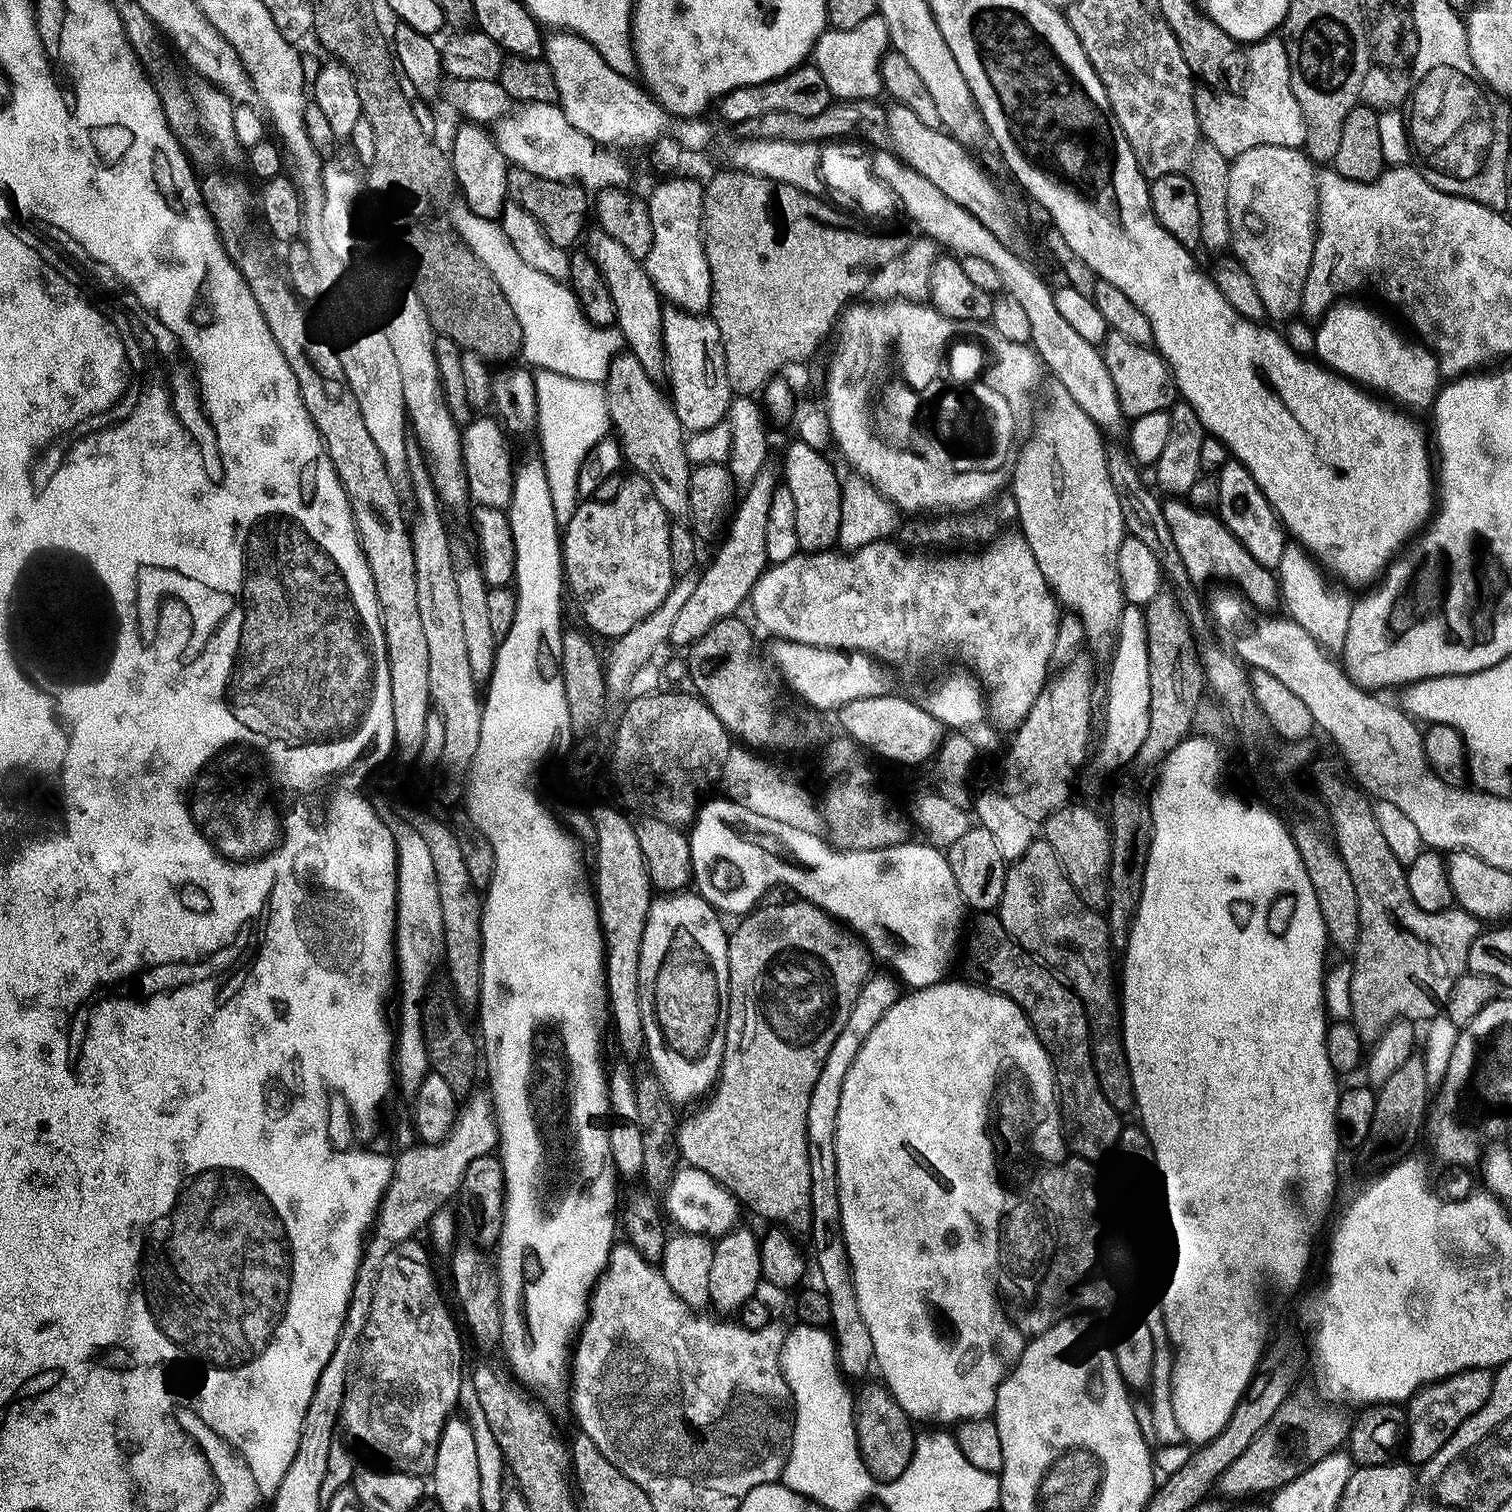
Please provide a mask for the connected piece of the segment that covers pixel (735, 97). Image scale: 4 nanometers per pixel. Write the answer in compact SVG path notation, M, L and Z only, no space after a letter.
M805 62L800 67L779 76L776 80L767 80L761 84L751 84L735 88L719 101L718 108L732 126L739 126L750 118L762 118L762 114L798 114L799 116L823 117L824 111L831 109L834 97L826 78L816 69L815 63Z

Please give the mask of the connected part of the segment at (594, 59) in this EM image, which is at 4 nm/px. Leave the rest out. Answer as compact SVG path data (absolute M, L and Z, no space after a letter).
M563 30L551 31L545 37L543 57L554 73L554 82L557 83L559 92L557 103L563 110L566 120L597 144L618 150L640 148L658 141L670 131L682 147L692 152L700 152L711 146L716 132L710 123L704 121L704 118L673 117L635 79L610 69L606 60L581 36Z

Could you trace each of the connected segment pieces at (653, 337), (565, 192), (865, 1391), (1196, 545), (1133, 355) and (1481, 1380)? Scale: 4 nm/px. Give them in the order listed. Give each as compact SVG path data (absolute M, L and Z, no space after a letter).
M599 230L589 231L588 245L586 251L592 257L593 262L602 270L602 278L610 286L610 292L614 298L616 307L616 323L623 343L627 351L634 358L638 358L642 370L652 381L660 382L665 379L666 365L664 362L664 308L662 307L662 297L650 282L648 272L644 269L643 263L626 250L626 246L621 246L619 242L614 242L610 234Z
M512 166L508 170L508 195L539 222L546 238L550 238L554 246L571 249L572 243L579 238L580 231L581 236L585 231L584 223L588 220L588 212L590 216L590 196L575 182L538 178L538 174L530 174L530 170Z
M883 1383L864 1384L860 1393L855 1393L852 1402L852 1421L858 1438L861 1453L866 1454L864 1461L872 1477L877 1482L896 1482L900 1475L910 1466L912 1455L916 1449L917 1433L912 1432L913 1421L898 1406L892 1393L884 1387Z
M1168 498L1163 501L1163 509L1170 544L1176 547L1176 552L1180 555L1180 564L1184 567L1185 574L1196 584L1204 584L1207 580L1228 580L1224 582L1240 592L1257 610L1268 610L1264 608L1272 608L1275 604L1277 606L1281 595L1273 569L1263 568L1258 562L1254 562L1250 550L1246 550L1246 546L1242 546L1242 542L1238 542L1238 538L1230 534L1219 515L1199 512L1198 509L1183 504L1184 502L1180 498Z
M1109 331L1102 343L1102 355L1106 370L1110 372L1110 382L1114 382L1118 402L1129 421L1133 422L1155 411L1168 412L1171 409L1178 396L1176 385L1167 362L1155 347L1126 342L1126 338L1117 332Z
M1468 1368L1465 1372L1459 1372L1457 1376L1449 1376L1447 1380L1437 1380L1435 1384L1420 1389L1411 1400L1407 1401L1408 1414L1408 1438L1406 1441L1406 1456L1413 1465L1419 1466L1430 1462L1446 1442L1470 1418L1472 1414L1478 1414L1482 1406L1486 1406L1486 1400L1490 1398L1490 1392L1494 1390L1494 1375L1487 1368Z

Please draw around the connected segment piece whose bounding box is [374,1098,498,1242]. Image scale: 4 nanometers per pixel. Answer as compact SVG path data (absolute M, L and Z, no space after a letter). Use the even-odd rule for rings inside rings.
M474 1098L469 1099L468 1102L472 1105L469 1108L465 1103L459 1109L458 1119L451 1131L452 1144L448 1144L448 1148L441 1148L439 1144L421 1143L420 1148L408 1148L399 1157L395 1157L392 1165L392 1180L388 1183L388 1188L384 1192L383 1198L380 1200L380 1211L376 1213L374 1221L374 1233L380 1240L392 1240L391 1242L399 1242L401 1240L411 1240L417 1235L416 1231L423 1229L428 1224L432 1215L437 1208L441 1207L446 1200L450 1199L452 1195L461 1191L461 1183L466 1167L473 1162L480 1152L483 1156L489 1155L497 1147L498 1144L498 1128L497 1125L489 1120L488 1114L484 1112L484 1106L489 1101L483 1099L481 1104L477 1104Z

